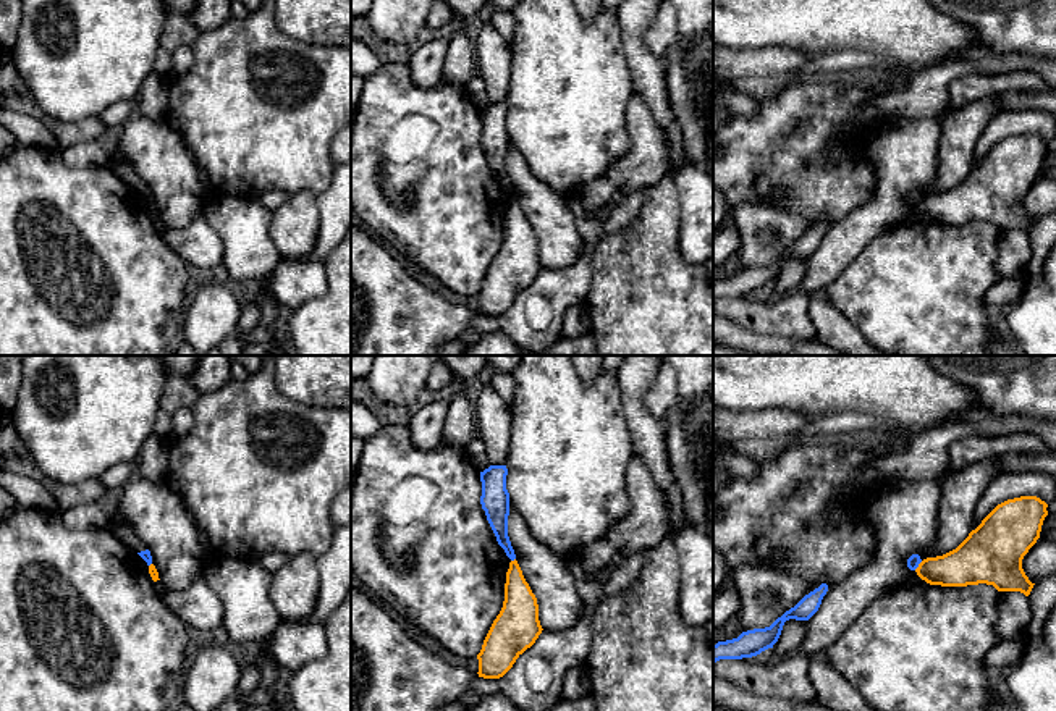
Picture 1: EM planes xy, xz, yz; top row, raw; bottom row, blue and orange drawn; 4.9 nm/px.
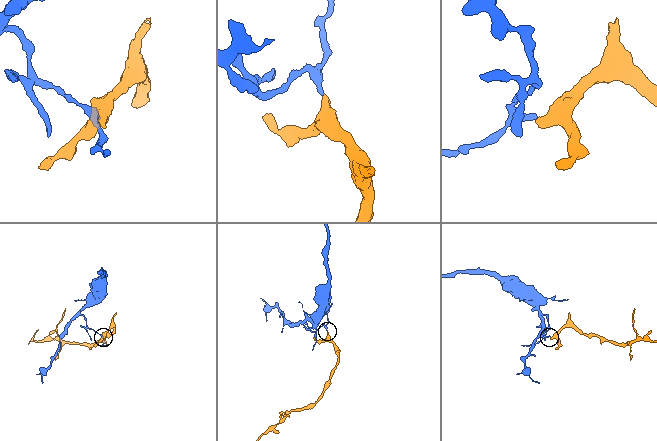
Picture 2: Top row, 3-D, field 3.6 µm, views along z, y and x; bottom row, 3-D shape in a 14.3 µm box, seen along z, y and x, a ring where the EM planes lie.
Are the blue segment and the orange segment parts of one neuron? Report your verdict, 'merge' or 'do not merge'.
do not merge

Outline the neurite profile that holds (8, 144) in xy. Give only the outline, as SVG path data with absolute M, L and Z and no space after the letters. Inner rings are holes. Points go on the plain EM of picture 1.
M0 124L0 160L19 149L16 137Z

